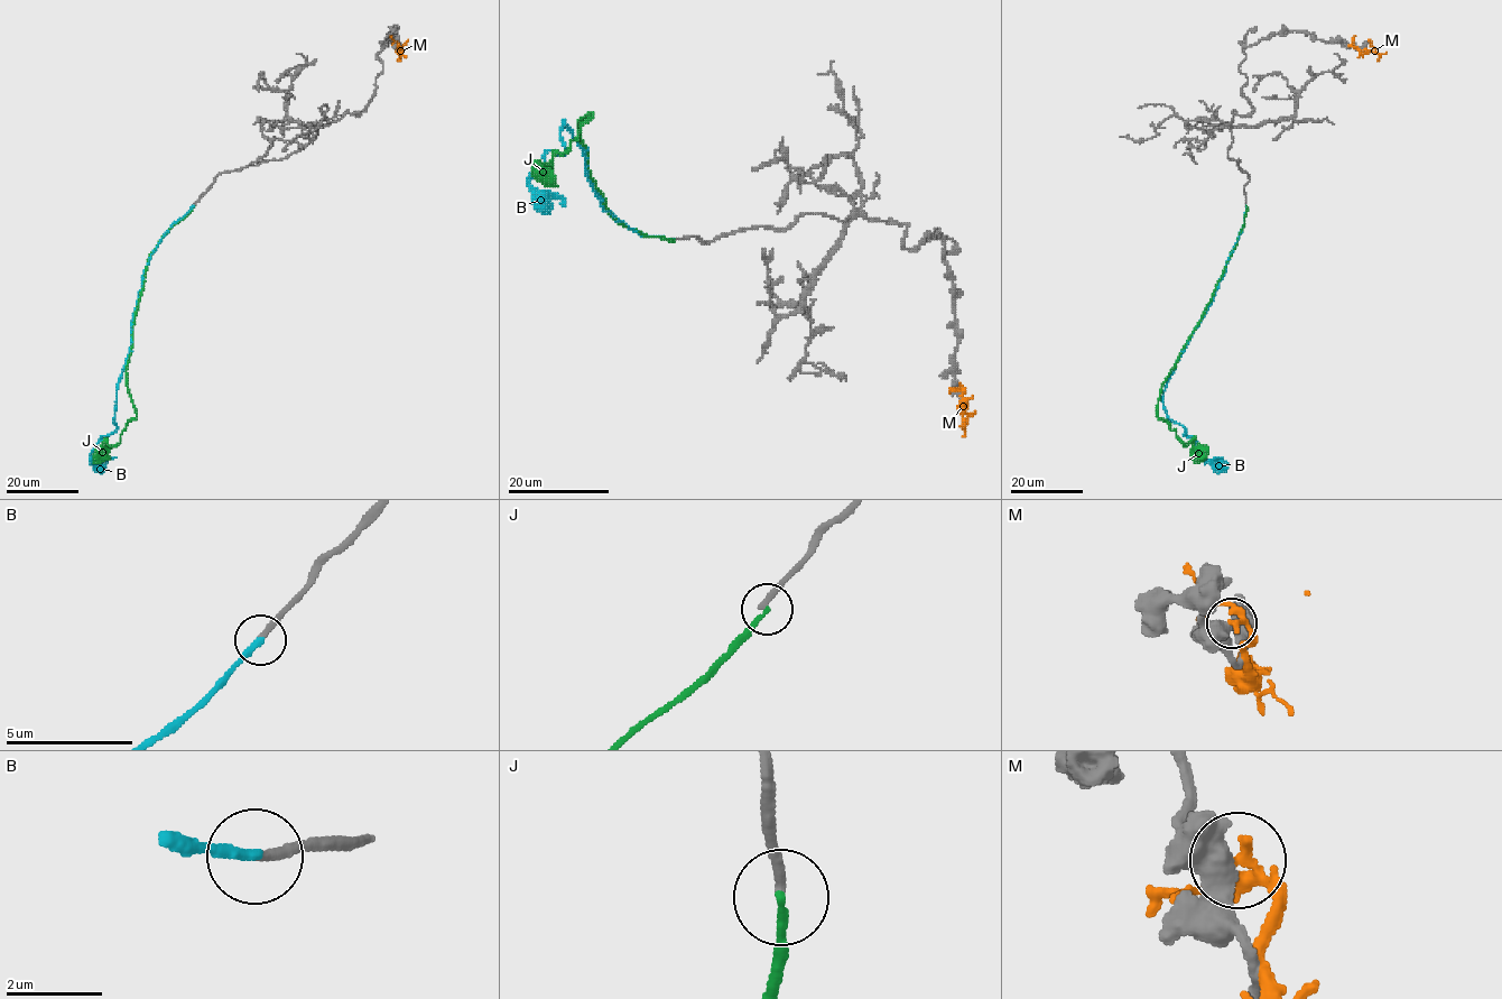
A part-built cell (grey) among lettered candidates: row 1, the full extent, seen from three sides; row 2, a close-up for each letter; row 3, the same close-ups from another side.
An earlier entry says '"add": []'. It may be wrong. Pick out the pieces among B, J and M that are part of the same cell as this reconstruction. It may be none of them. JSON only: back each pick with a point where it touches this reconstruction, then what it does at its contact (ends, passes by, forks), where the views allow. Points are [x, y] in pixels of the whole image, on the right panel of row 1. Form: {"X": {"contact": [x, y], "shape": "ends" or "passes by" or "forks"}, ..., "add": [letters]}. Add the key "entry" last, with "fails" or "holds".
{"B": {"contact": [1246, 206], "shape": "ends"}, "add": ["B"], "entry": "fails"}

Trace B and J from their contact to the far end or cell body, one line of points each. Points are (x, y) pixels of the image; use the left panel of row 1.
B: (193, 206), (174, 224), (145, 270), (119, 382), (117, 428), (91, 453), (94, 461), (116, 458)
J: (194, 206), (160, 238), (147, 260), (126, 370), (136, 418), (127, 423), (116, 445), (105, 440), (94, 463)

